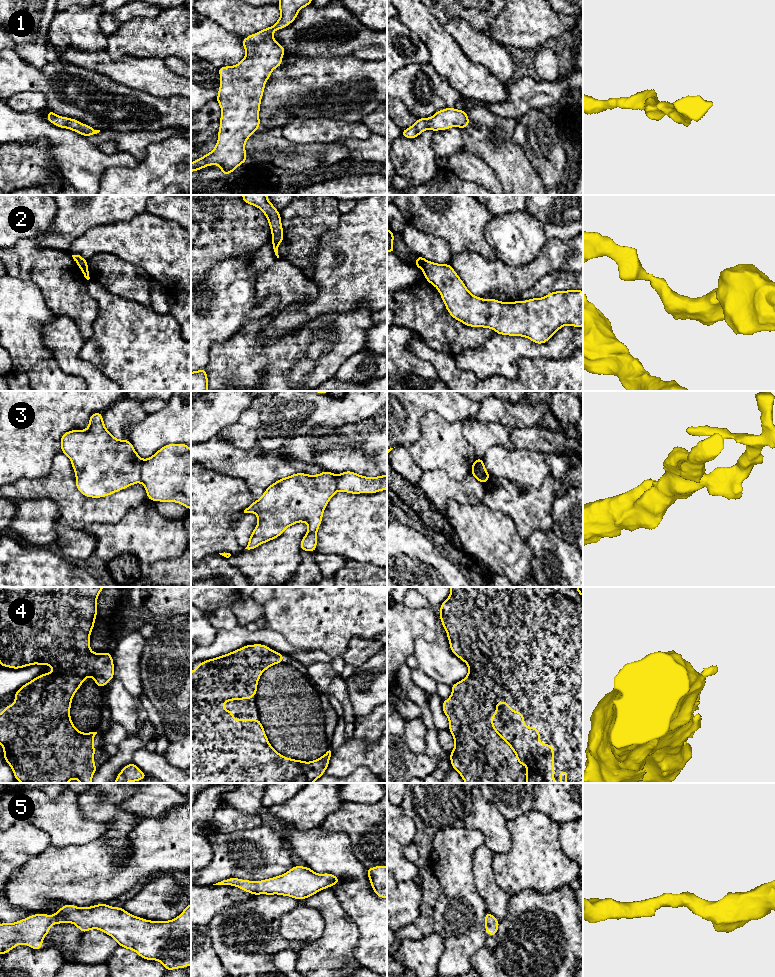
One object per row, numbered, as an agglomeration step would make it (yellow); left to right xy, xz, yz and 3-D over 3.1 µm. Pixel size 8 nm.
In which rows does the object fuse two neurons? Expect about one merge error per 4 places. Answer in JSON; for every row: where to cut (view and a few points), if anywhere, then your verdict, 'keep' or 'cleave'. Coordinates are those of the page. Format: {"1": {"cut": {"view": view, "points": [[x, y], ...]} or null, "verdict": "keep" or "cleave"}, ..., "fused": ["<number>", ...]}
{"1": {"cut": null, "verdict": "keep"}, "2": {"cut": {"view": "xz", "points": [[282, 232], [272, 236]]}, "verdict": "cleave"}, "3": {"cut": {"view": "yz", "points": [[472, 466], [478, 466], [481, 469], [485, 483]]}, "verdict": "cleave"}, "4": {"cut": null, "verdict": "keep"}, "5": {"cut": null, "verdict": "keep"}, "fused": ["2", "3"]}

